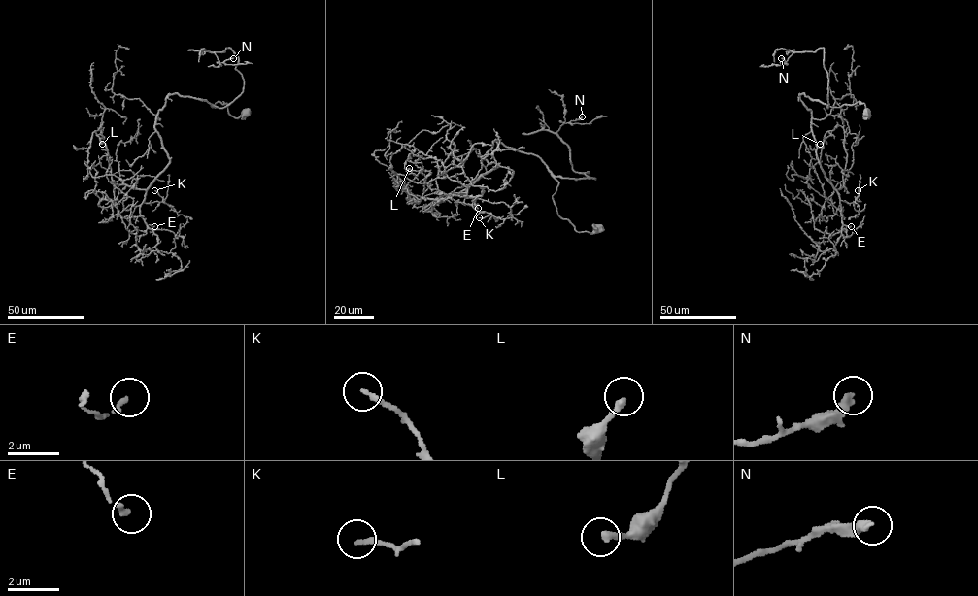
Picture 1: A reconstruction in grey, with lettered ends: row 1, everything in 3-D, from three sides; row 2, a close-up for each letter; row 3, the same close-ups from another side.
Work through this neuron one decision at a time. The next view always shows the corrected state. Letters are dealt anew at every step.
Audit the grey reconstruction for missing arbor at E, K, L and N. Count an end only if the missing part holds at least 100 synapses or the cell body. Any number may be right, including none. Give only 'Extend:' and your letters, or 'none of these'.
Extend: none of these

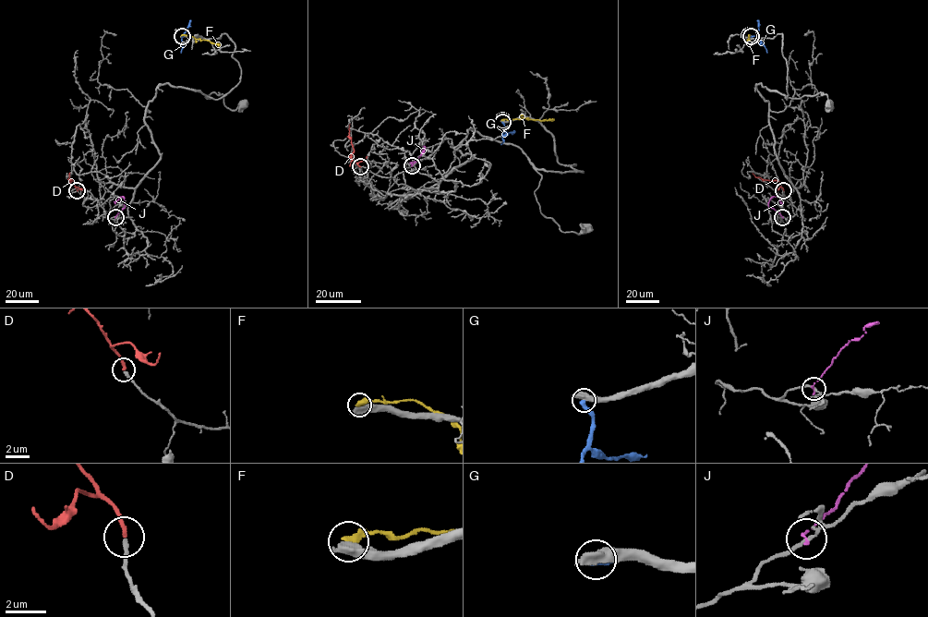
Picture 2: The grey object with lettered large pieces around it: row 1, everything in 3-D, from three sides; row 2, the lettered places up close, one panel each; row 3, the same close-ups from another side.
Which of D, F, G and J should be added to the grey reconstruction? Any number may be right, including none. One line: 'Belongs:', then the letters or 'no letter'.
Belongs: D

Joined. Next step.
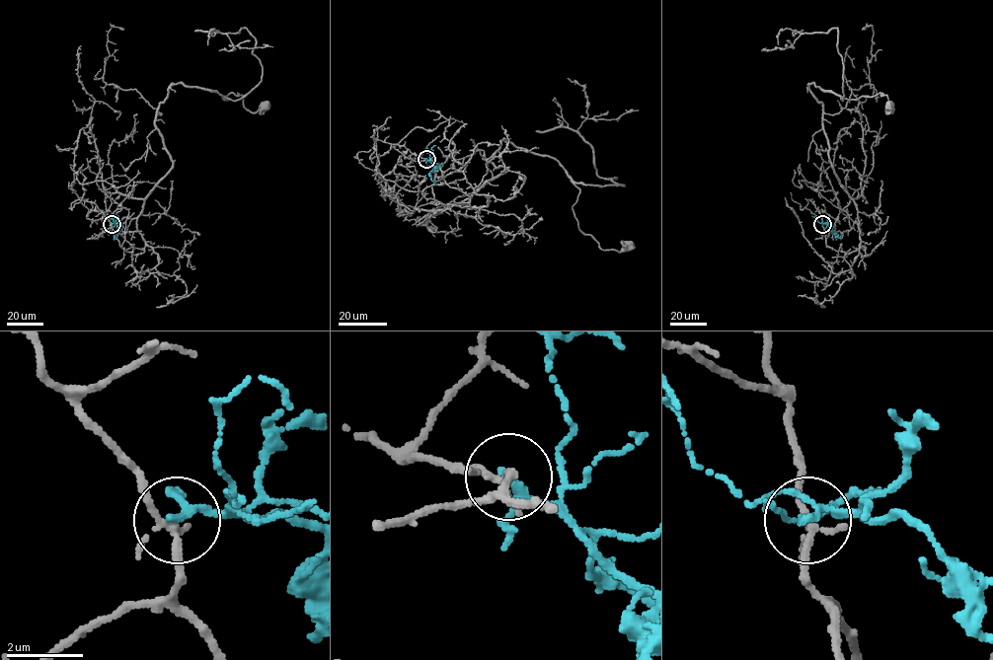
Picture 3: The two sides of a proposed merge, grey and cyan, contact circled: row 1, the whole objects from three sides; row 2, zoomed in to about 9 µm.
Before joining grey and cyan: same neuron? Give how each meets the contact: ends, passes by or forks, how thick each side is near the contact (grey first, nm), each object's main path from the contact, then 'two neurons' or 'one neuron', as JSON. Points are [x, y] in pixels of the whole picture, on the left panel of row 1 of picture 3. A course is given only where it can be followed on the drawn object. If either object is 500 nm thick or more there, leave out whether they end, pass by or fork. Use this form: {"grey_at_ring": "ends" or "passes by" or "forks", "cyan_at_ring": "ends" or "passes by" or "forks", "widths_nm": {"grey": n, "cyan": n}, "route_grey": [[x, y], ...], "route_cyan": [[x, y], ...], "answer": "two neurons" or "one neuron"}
{"grey_at_ring": "forks", "cyan_at_ring": "passes by", "widths_nm": {"grey": 160, "cyan": 170}, "route_grey": [[111, 224], [123, 251], [144, 251], [136, 217], [172, 165], [155, 124], [171, 86], [263, 104]], "route_cyan": [[111, 224], [118, 225], [113, 235], [115, 238], [117, 235]], "answer": "two neurons"}

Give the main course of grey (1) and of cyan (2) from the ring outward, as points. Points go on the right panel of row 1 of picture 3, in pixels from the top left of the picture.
1: (822, 224), (829, 248), (859, 248), (857, 205), (808, 86), (879, 93), (892, 112), (889, 104)
2: (822, 224), (827, 223), (836, 237), (842, 235)

